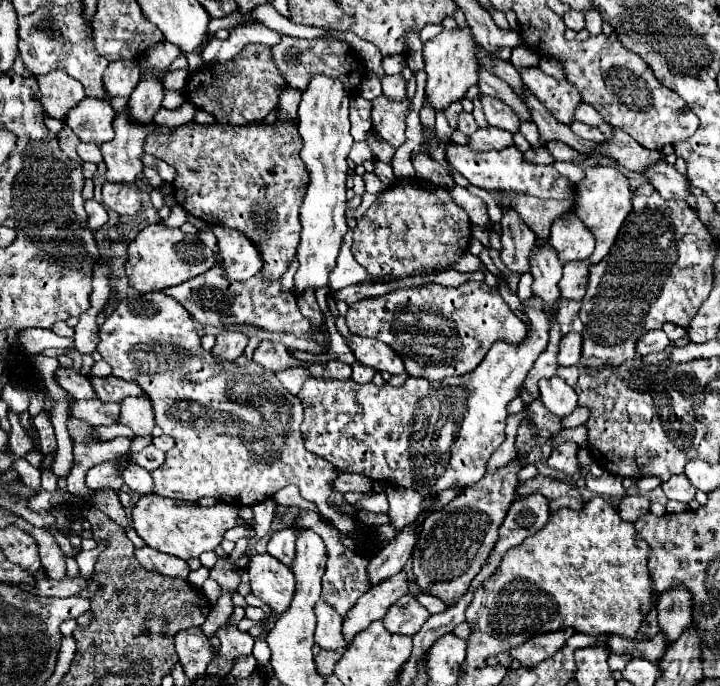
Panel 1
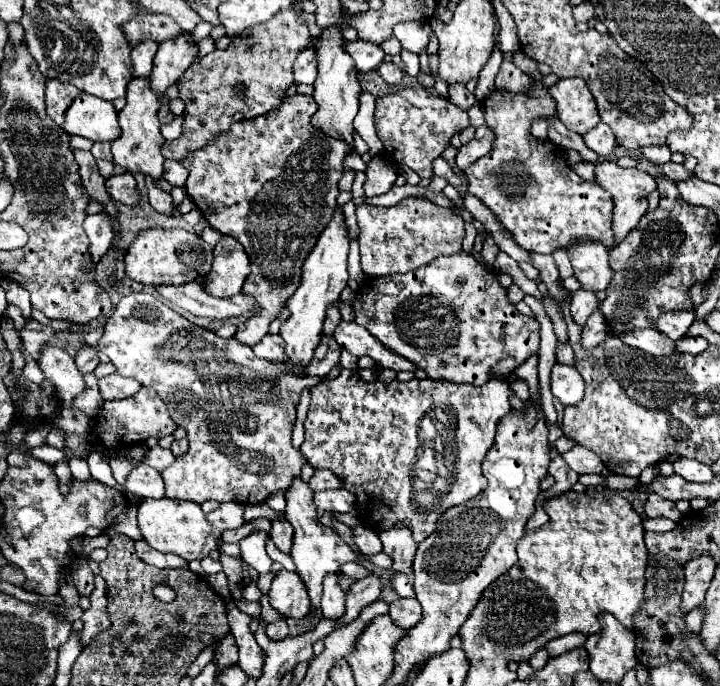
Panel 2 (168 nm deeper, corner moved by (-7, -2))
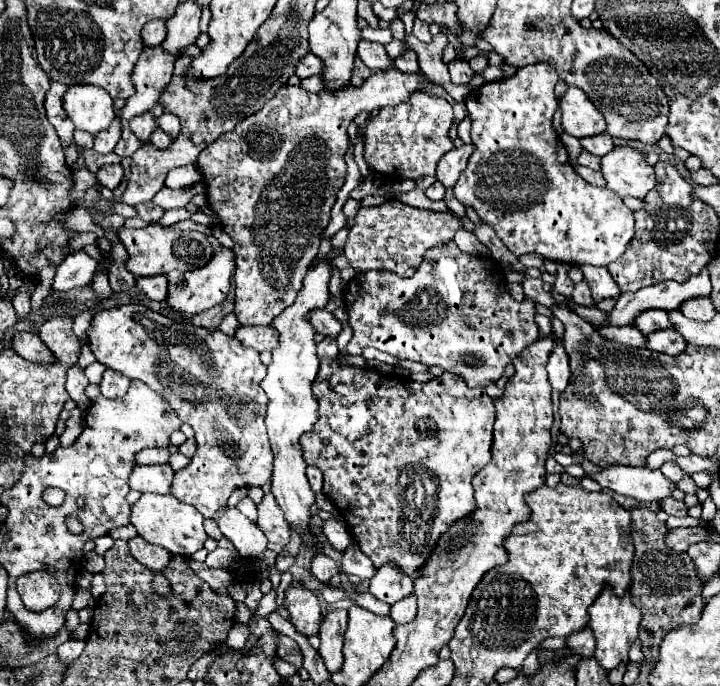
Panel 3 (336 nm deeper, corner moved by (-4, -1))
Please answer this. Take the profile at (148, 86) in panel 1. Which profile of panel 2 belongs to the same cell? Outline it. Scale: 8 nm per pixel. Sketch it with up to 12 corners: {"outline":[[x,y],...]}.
{"outline":[[189,32],[159,44],[151,86],[159,96],[197,58]]}

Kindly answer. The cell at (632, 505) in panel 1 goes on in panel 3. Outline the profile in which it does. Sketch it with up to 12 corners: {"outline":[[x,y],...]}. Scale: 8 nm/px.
{"outline":[[672,497],[660,501],[660,511],[668,515],[688,513],[684,501]]}

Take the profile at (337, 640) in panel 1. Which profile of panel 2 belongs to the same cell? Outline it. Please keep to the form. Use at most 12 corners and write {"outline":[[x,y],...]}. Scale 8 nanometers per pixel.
{"outline":[[337,574],[323,580],[321,610],[339,620],[345,612],[345,592]]}

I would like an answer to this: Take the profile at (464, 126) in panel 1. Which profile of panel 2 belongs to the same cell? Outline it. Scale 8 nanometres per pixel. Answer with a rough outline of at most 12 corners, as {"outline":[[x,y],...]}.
{"outline":[[425,88],[377,98],[387,156],[421,178],[467,112]]}

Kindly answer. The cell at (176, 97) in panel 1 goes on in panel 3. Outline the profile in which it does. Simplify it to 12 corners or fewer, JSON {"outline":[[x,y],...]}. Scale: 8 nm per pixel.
{"outline":[[158,127],[158,131],[150,135],[150,143],[154,147],[168,147],[172,137]]}

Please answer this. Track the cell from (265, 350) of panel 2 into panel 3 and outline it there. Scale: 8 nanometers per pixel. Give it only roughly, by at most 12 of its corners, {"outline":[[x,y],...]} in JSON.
{"outline":[[240,325],[236,339],[258,353],[278,347],[278,331]]}

